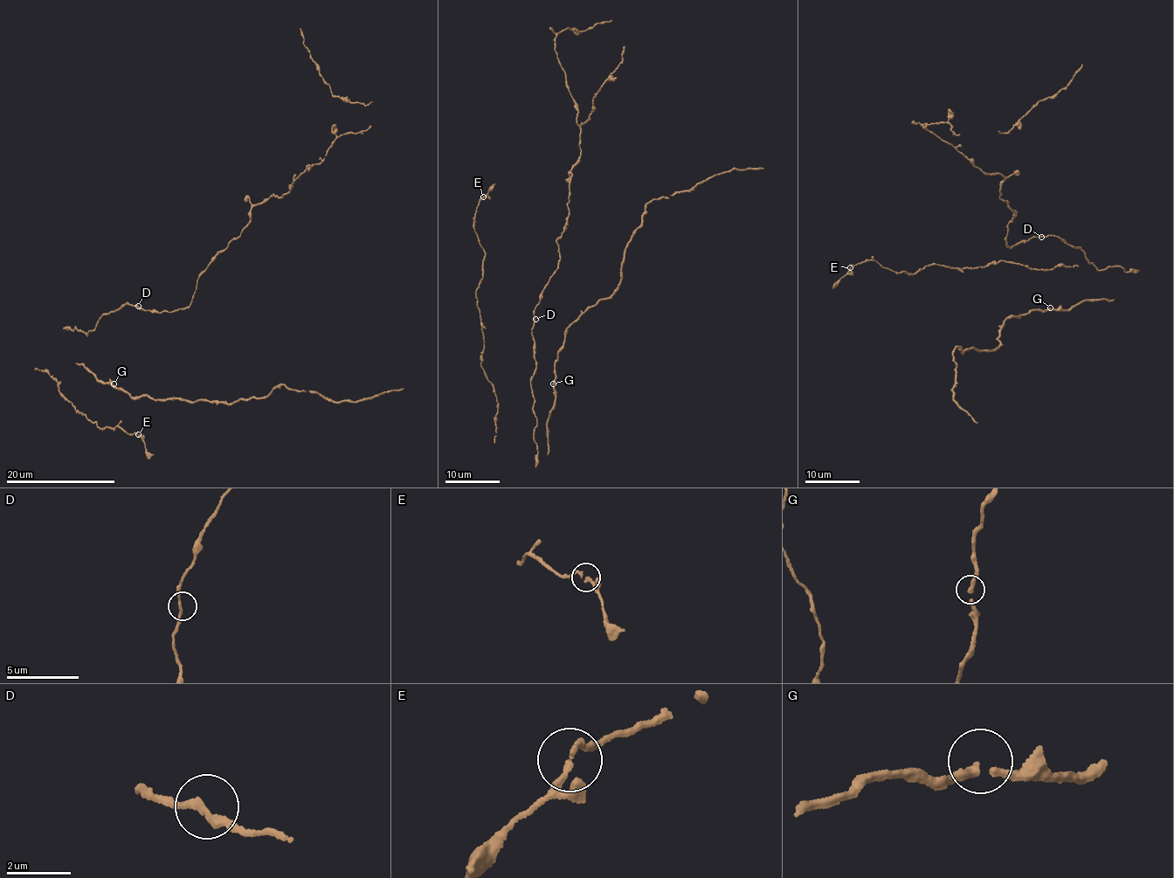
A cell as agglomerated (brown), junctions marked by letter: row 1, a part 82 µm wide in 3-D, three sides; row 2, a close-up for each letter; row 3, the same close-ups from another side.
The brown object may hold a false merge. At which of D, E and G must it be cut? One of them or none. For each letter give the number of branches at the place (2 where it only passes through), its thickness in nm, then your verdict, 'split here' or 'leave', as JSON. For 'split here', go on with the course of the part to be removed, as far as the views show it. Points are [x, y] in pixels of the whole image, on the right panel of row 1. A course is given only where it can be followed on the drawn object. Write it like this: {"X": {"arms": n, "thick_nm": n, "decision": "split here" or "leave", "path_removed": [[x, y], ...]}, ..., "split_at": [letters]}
{"D": {"arms": 2, "thick_nm": 180, "decision": "leave"}, "E": {"arms": 2, "thick_nm": 200, "decision": "leave"}, "G": {"arms": 2, "thick_nm": 200, "decision": "leave"}, "split_at": []}

